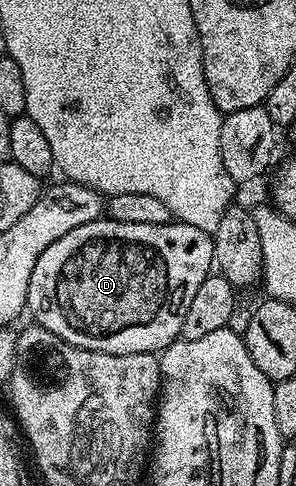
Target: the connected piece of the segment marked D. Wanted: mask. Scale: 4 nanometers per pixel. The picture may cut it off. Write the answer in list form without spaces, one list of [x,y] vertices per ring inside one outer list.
[[[101,218],[86,226],[78,226],[78,230],[70,230],[70,234],[62,234],[62,238],[58,238],[58,242],[54,242],[50,246],[46,246],[46,250],[42,250],[38,262],[34,262],[34,274],[30,274],[27,311],[30,316],[32,312],[31,319],[35,323],[50,330],[50,334],[58,334],[58,338],[70,342],[76,348],[85,348],[106,354],[122,354],[123,356],[139,352],[159,354],[170,347],[180,336],[182,318],[186,318],[186,310],[190,307],[190,301],[194,299],[198,286],[202,286],[202,282],[210,275],[213,268],[211,235],[194,226],[179,222],[150,226],[149,224],[127,224],[111,218]]]

